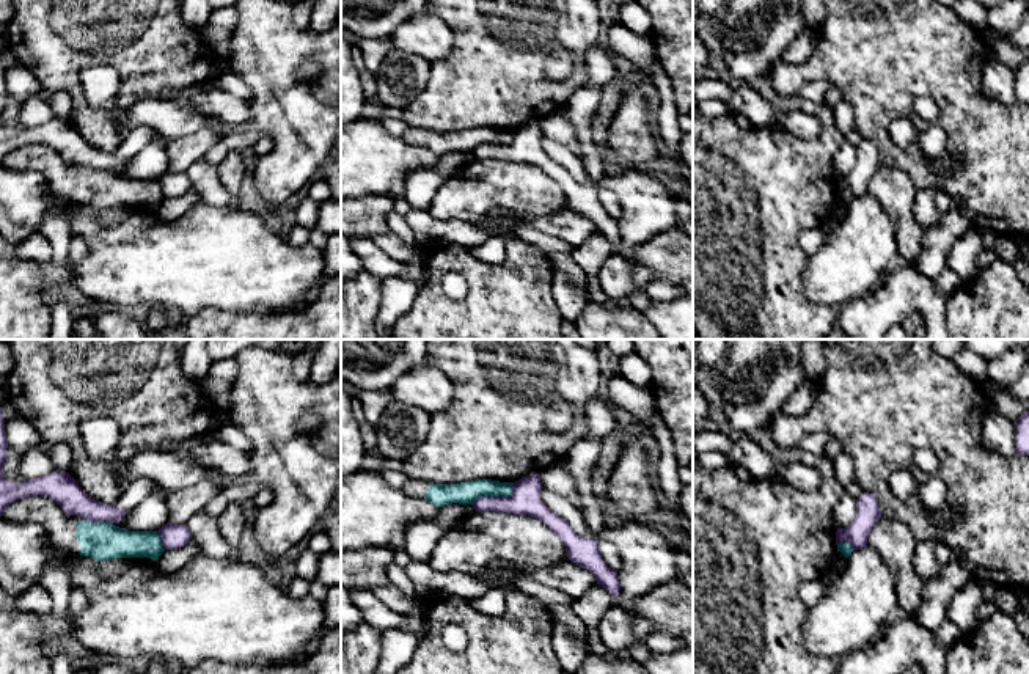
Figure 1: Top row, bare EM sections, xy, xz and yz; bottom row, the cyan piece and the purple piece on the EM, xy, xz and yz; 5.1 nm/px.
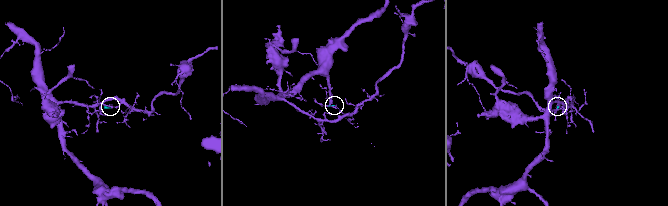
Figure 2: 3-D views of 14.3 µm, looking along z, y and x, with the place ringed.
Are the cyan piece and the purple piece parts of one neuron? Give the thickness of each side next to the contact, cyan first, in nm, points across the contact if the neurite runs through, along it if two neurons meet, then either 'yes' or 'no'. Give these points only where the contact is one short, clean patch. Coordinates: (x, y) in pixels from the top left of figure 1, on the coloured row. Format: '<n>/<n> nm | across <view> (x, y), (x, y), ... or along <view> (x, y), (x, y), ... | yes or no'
120/160 nm | along xz (512, 483), (509, 495), (479, 497), (472, 505) | no

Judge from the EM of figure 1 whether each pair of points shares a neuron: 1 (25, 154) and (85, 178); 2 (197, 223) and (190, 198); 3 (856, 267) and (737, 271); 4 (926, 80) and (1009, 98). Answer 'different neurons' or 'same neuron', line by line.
1: same neuron
2: different neurons
3: different neurons
4: different neurons

